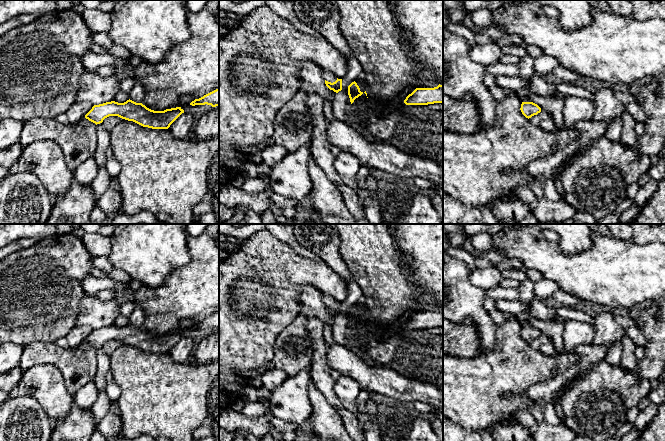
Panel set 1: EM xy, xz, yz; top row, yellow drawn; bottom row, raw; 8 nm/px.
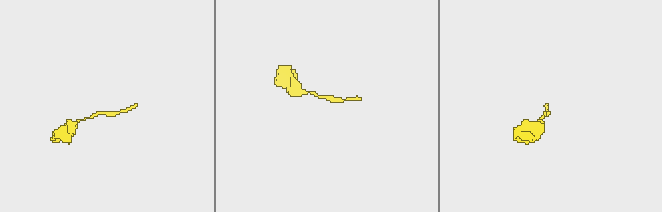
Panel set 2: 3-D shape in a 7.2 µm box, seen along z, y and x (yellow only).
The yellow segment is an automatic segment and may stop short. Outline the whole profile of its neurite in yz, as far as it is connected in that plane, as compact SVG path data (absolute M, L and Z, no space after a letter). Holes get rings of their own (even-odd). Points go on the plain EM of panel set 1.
M522 326L520 334L528 343L541 336L541 332L533 326Z

